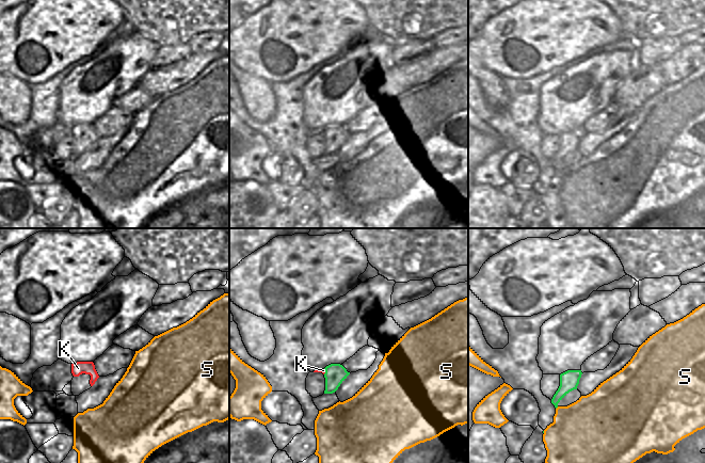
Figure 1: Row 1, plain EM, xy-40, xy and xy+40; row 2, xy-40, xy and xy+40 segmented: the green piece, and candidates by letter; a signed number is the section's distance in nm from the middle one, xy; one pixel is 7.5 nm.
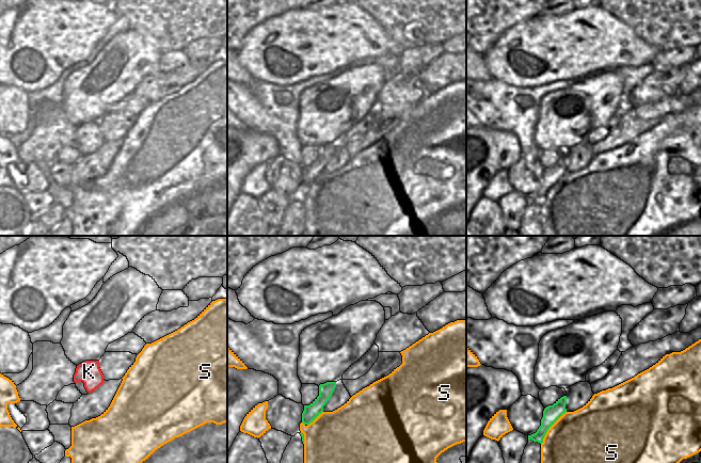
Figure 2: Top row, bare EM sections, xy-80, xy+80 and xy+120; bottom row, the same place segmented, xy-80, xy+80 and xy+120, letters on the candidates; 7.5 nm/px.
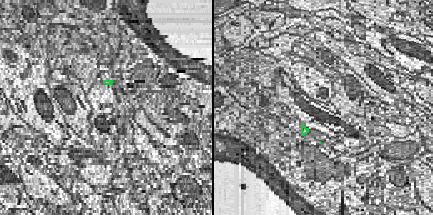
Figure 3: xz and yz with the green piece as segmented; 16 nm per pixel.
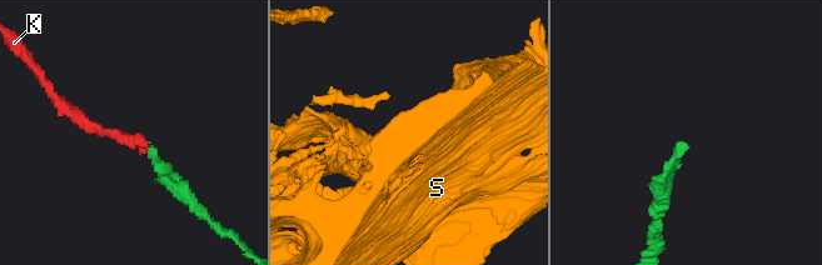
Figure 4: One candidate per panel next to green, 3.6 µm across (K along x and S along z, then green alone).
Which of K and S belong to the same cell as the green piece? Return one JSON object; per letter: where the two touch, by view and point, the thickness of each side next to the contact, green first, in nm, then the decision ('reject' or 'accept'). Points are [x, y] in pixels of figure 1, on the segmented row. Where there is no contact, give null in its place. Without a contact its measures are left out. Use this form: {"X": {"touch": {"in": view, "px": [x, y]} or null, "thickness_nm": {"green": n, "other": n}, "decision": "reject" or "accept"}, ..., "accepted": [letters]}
{"K": {"touch": {"in": "xy", "px": [325, 371]}, "thickness_nm": {"green": 160, "other": 30}, "decision": "accept"}, "S": {"touch": null, "decision": "reject"}, "accepted": ["K"]}

